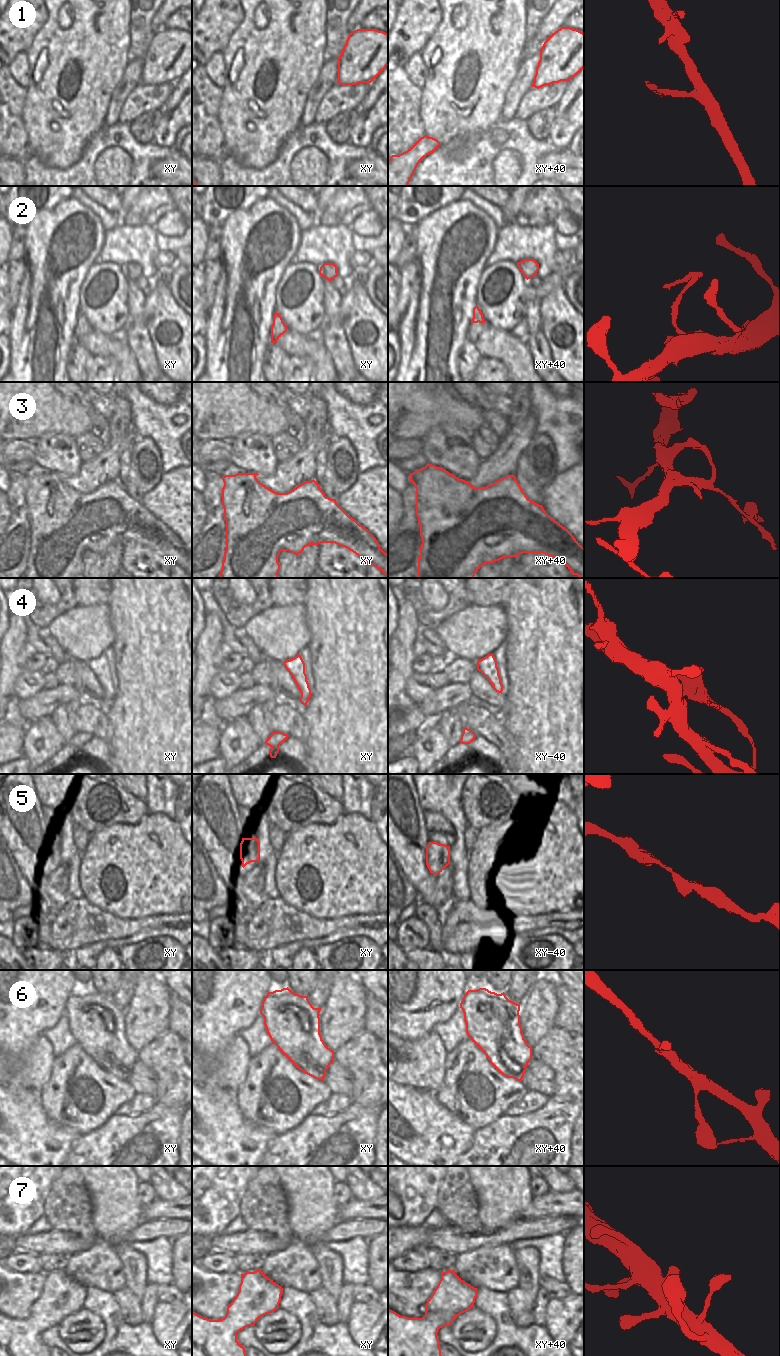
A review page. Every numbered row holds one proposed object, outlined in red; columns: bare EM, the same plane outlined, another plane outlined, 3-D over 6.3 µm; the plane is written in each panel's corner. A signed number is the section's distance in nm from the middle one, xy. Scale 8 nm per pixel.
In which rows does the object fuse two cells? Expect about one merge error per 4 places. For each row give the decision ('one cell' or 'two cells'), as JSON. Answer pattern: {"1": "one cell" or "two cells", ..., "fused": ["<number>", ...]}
{"1": "one cell", "2": "two cells", "3": "two cells", "4": "two cells", "5": "one cell", "6": "one cell", "7": "one cell", "fused": ["2", "3", "4"]}

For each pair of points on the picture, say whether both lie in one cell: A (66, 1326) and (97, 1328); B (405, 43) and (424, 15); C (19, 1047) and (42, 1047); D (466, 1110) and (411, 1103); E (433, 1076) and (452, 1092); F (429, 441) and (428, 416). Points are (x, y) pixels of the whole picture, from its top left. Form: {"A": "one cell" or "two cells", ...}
{"A": "one cell", "B": "one cell", "C": "two cells", "D": "two cells", "E": "two cells", "F": "two cells"}

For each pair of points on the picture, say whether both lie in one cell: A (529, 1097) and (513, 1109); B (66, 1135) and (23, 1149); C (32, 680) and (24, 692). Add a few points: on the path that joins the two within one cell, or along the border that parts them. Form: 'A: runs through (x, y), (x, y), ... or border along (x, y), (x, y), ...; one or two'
A: runs through (525, 1101), (517, 1109); one
B: runs through (55, 1140), (34, 1144); one
C: runs through (29, 683), (24, 689); one

